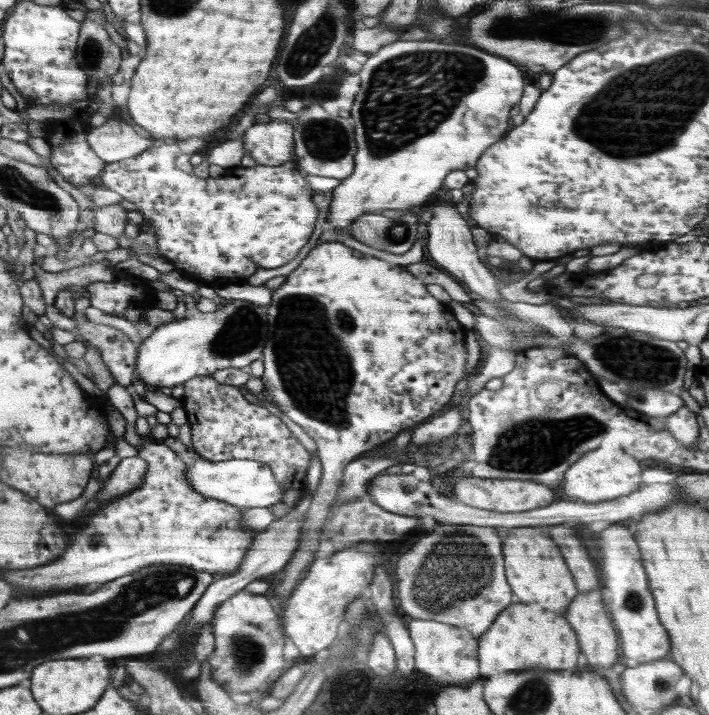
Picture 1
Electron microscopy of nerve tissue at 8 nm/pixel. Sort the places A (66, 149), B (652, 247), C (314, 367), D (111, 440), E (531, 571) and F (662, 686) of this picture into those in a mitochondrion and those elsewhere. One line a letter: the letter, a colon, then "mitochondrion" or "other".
A: other
B: other
C: mitochondrion
D: other
E: other
F: mitochondrion

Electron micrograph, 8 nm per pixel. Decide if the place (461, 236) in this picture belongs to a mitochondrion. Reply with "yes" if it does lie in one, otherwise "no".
no

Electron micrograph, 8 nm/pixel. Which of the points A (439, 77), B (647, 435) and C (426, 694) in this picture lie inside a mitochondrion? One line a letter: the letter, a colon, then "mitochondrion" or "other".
A: mitochondrion
B: other
C: other

